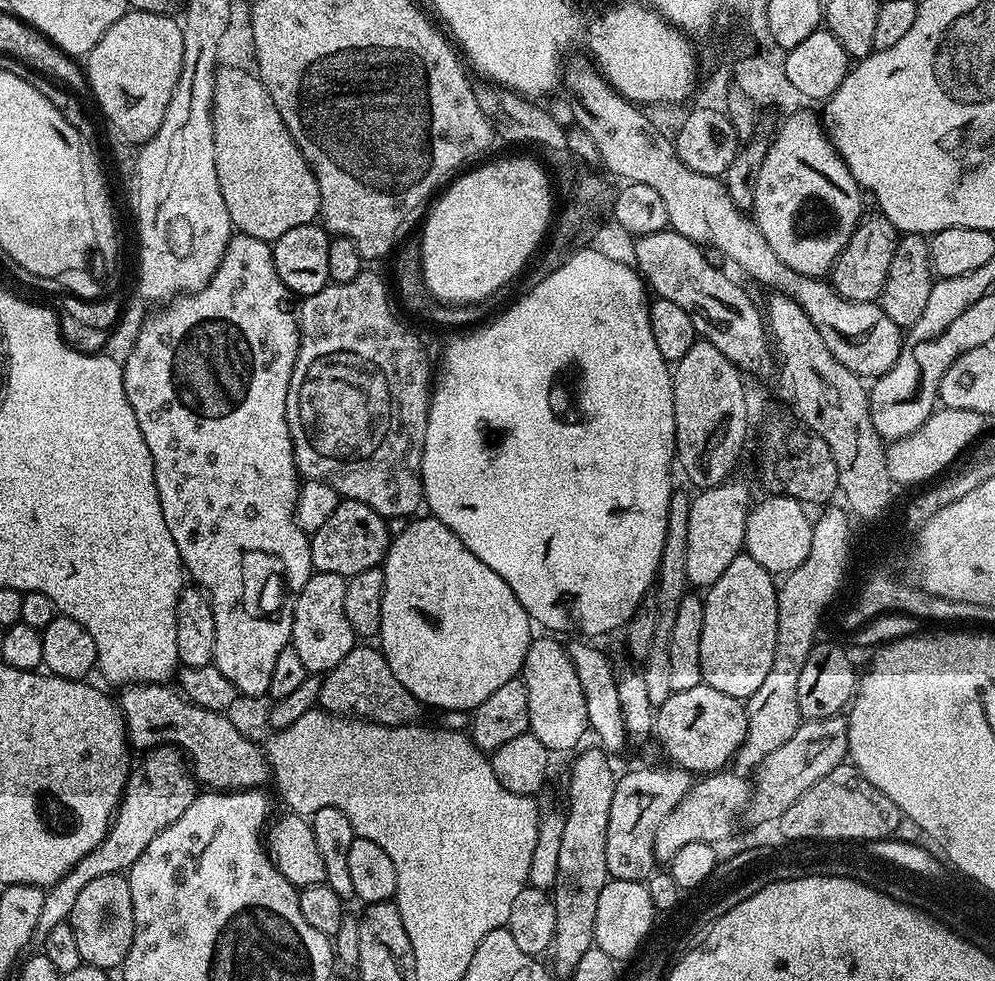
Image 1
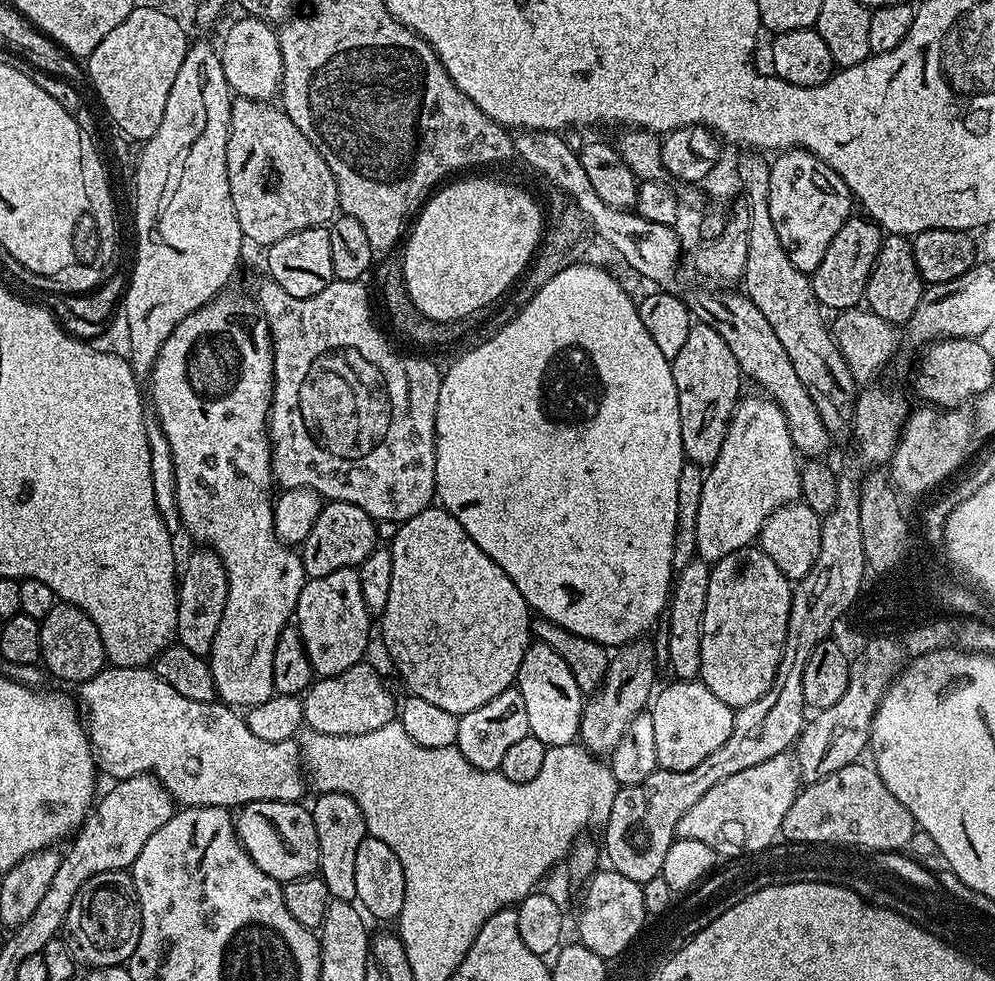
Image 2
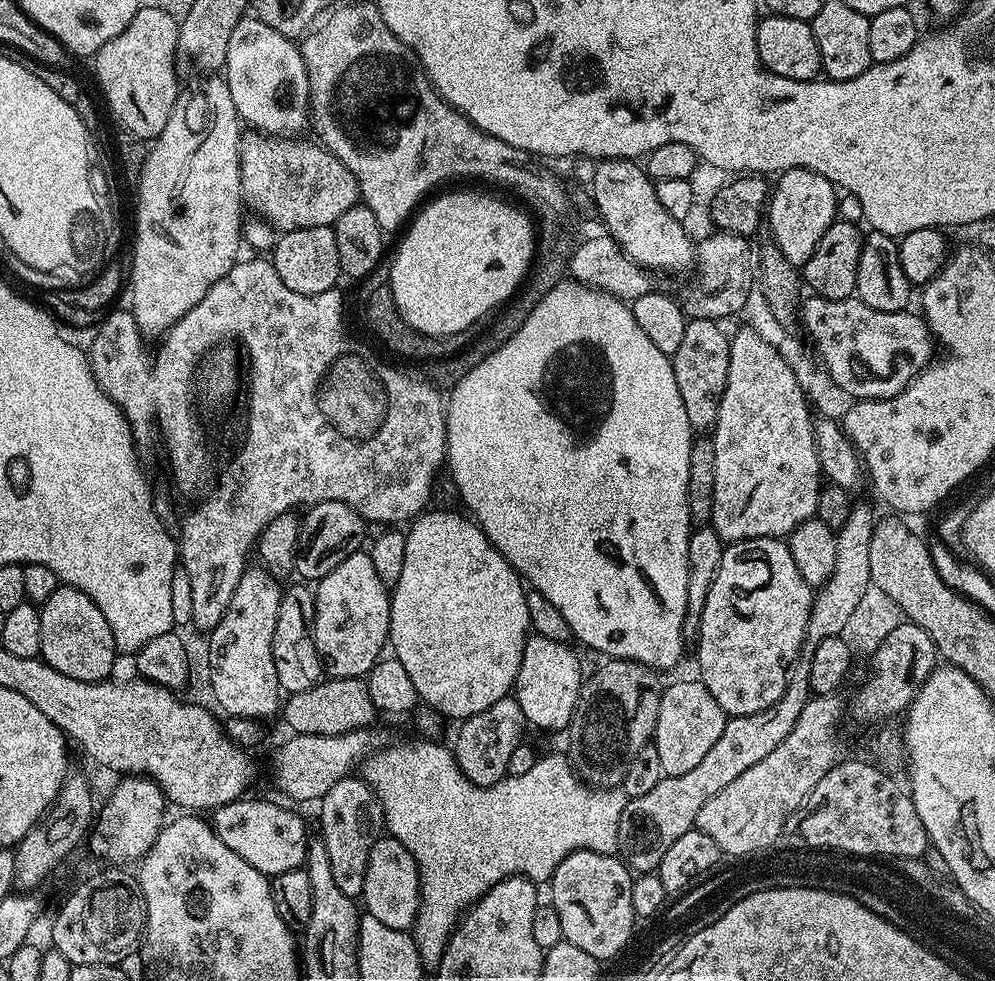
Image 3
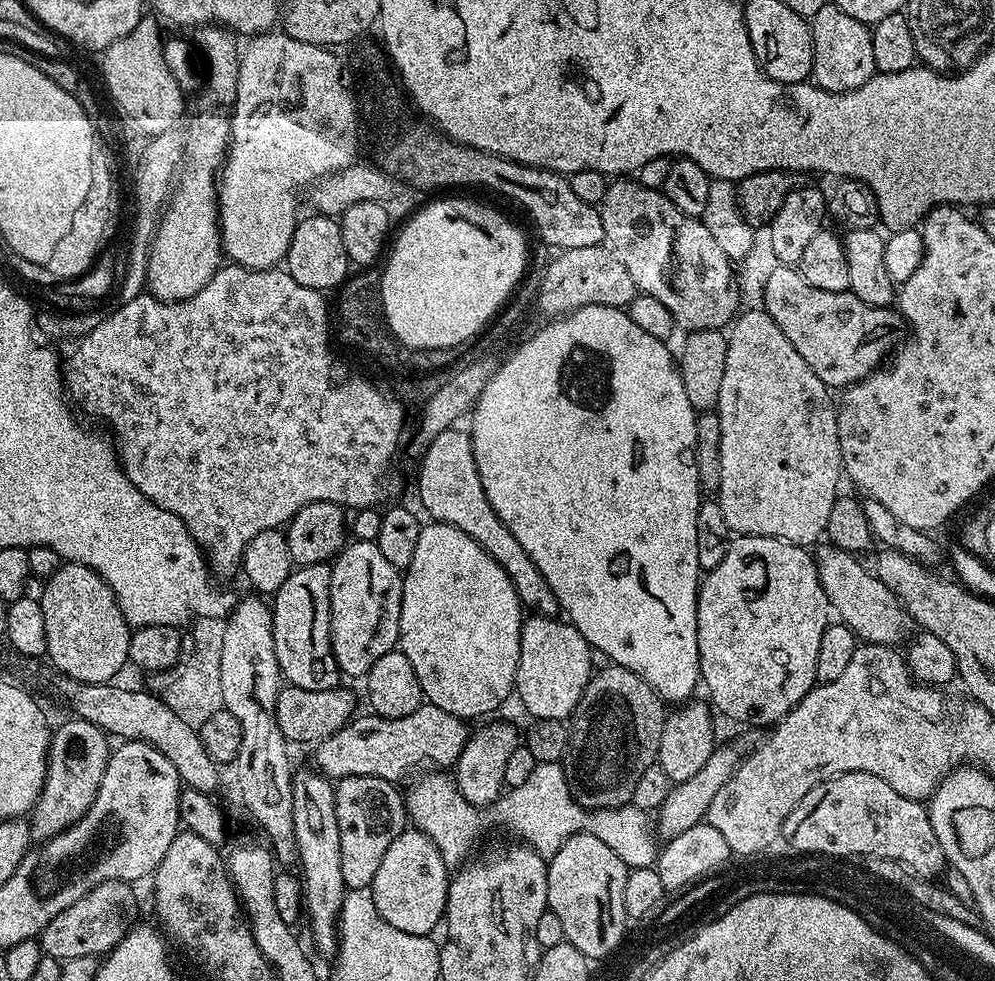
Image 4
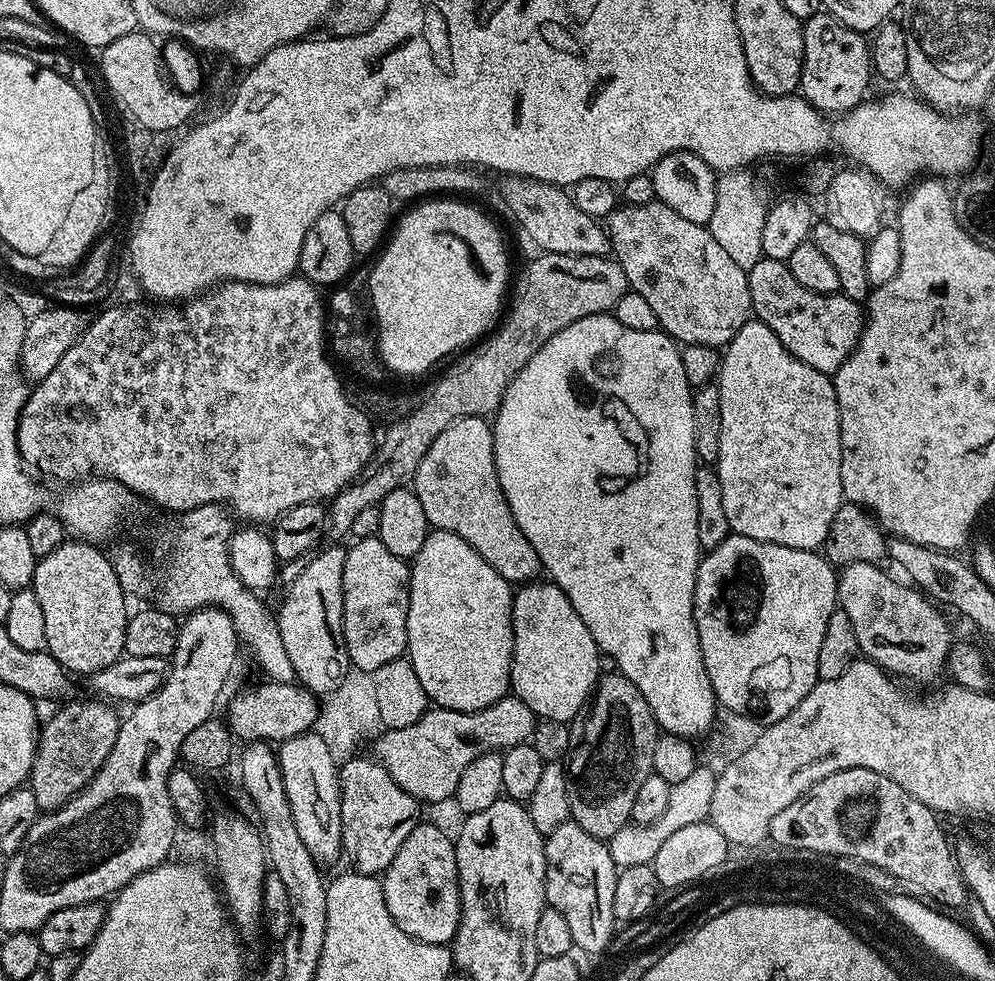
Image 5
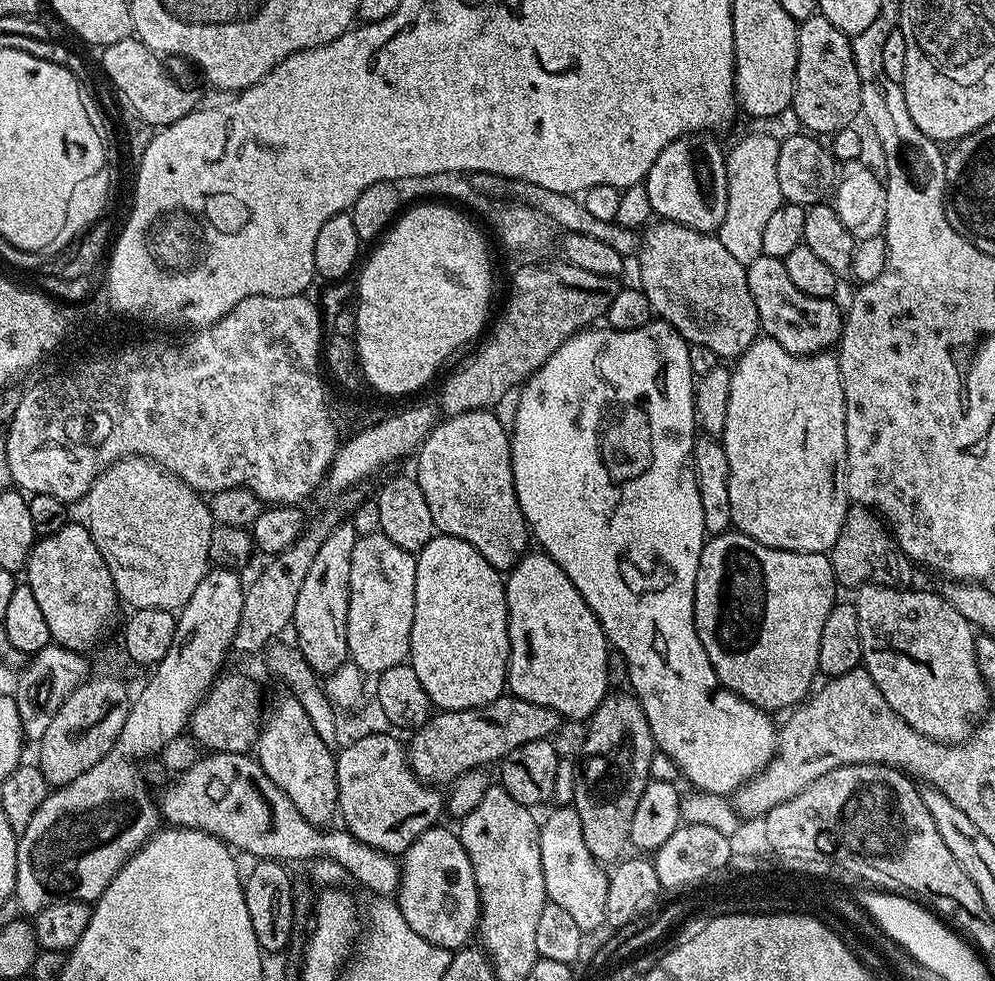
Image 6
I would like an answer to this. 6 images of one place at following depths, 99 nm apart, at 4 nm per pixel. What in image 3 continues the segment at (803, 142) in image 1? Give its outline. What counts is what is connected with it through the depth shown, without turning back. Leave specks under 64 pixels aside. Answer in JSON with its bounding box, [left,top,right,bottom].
[766,168,838,266]

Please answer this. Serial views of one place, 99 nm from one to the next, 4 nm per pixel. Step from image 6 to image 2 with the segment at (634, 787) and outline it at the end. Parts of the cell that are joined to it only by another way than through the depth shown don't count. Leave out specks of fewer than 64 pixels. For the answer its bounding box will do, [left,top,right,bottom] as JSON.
[578,638,658,758]

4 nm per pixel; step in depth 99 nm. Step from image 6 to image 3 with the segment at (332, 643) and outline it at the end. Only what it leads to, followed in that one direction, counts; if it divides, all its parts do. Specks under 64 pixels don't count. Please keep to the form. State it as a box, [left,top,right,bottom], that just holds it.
[274,582,325,693]

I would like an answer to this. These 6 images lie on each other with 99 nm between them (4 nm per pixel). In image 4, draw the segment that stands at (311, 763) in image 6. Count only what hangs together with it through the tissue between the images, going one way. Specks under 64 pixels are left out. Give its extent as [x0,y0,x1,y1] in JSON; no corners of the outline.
[292,766,346,957]

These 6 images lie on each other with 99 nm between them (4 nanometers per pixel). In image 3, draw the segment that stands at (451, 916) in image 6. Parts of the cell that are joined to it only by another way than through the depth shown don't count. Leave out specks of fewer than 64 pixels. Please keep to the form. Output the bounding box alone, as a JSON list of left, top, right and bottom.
[362,834,420,932]

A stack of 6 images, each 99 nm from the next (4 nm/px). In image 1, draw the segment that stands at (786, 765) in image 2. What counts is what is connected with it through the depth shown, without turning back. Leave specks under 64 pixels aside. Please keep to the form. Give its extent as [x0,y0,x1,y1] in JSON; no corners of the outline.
[656,770,754,862]

